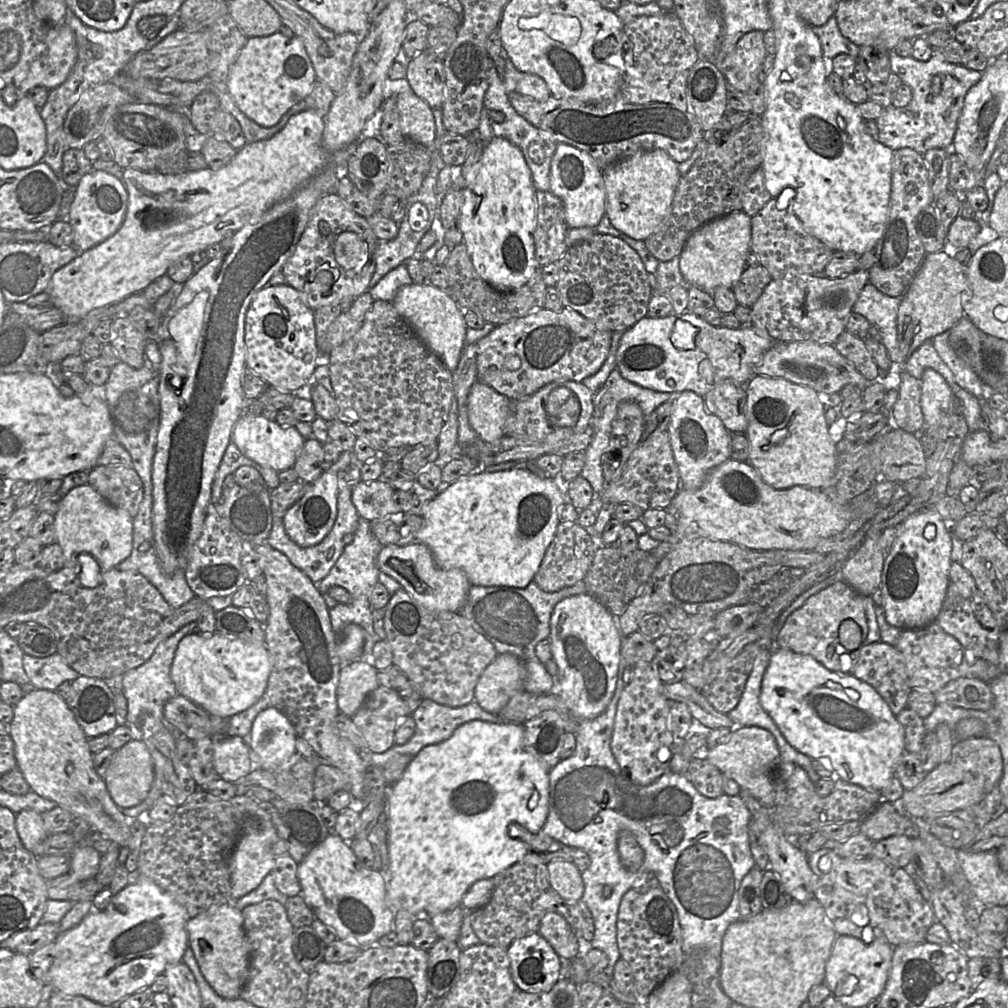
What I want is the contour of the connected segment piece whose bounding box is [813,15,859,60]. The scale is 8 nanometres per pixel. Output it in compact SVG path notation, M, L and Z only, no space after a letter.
M834 15L822 26L813 27L813 30L819 37L823 56L827 60L839 54L847 54L855 59L858 57L859 47L841 34Z

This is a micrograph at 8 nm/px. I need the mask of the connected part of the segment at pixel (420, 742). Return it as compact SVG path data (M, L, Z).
M423 699L411 717L415 722L414 734L406 743L402 745L395 744L388 749L389 753L394 754L394 757L402 754L415 756L422 748L447 740L457 727L469 721L481 720L492 723L508 722L495 714L483 710L475 701L460 707L448 707L430 699Z

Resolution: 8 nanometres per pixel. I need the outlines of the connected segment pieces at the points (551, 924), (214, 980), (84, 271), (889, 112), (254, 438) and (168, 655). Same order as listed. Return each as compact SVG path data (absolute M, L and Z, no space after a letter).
M547 912L541 919L538 932L549 942L562 961L579 955L579 939L559 913Z
M233 903L212 906L190 918L186 930L189 946L209 985L222 998L240 998L250 964L250 943L244 929L242 912Z
M306 109L291 116L283 129L271 138L247 142L227 165L219 169L208 167L180 174L124 169L123 182L128 192L128 207L119 230L99 245L82 252L52 276L47 291L53 306L64 314L65 323L76 323L94 309L119 303L133 294L143 292L179 259L191 257L193 253L221 242L228 232L234 235L274 204L290 197L329 163L329 154L322 144L324 127L324 118Z
M890 51L889 60L891 72L911 88L912 99L905 107L889 106L883 109L876 119L878 141L893 151L908 147L922 155L932 148L947 149L953 143L965 96L980 81L982 72L951 64L936 52L928 61L922 62L912 56L900 57L895 51Z
M241 416L231 433L233 442L240 453L262 467L276 472L292 468L306 440L295 427L281 426L260 416Z
M195 623L183 626L176 633L162 641L144 664L126 672L122 676L123 693L128 705L125 724L131 728L133 739L141 740L140 717L143 714L148 713L159 720L164 720L163 708L165 703L179 695L171 679L171 666L181 639L188 634L194 633L197 633Z

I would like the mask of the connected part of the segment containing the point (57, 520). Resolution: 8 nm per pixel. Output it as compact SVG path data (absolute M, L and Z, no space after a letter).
M85 484L71 489L61 500L54 515L55 540L61 546L65 556L65 566L80 574L78 555L87 553L93 556L105 570L116 568L129 557L133 546L133 518L120 508L109 504L91 485Z

